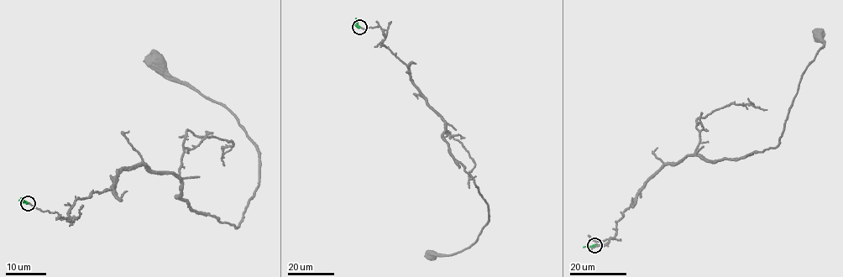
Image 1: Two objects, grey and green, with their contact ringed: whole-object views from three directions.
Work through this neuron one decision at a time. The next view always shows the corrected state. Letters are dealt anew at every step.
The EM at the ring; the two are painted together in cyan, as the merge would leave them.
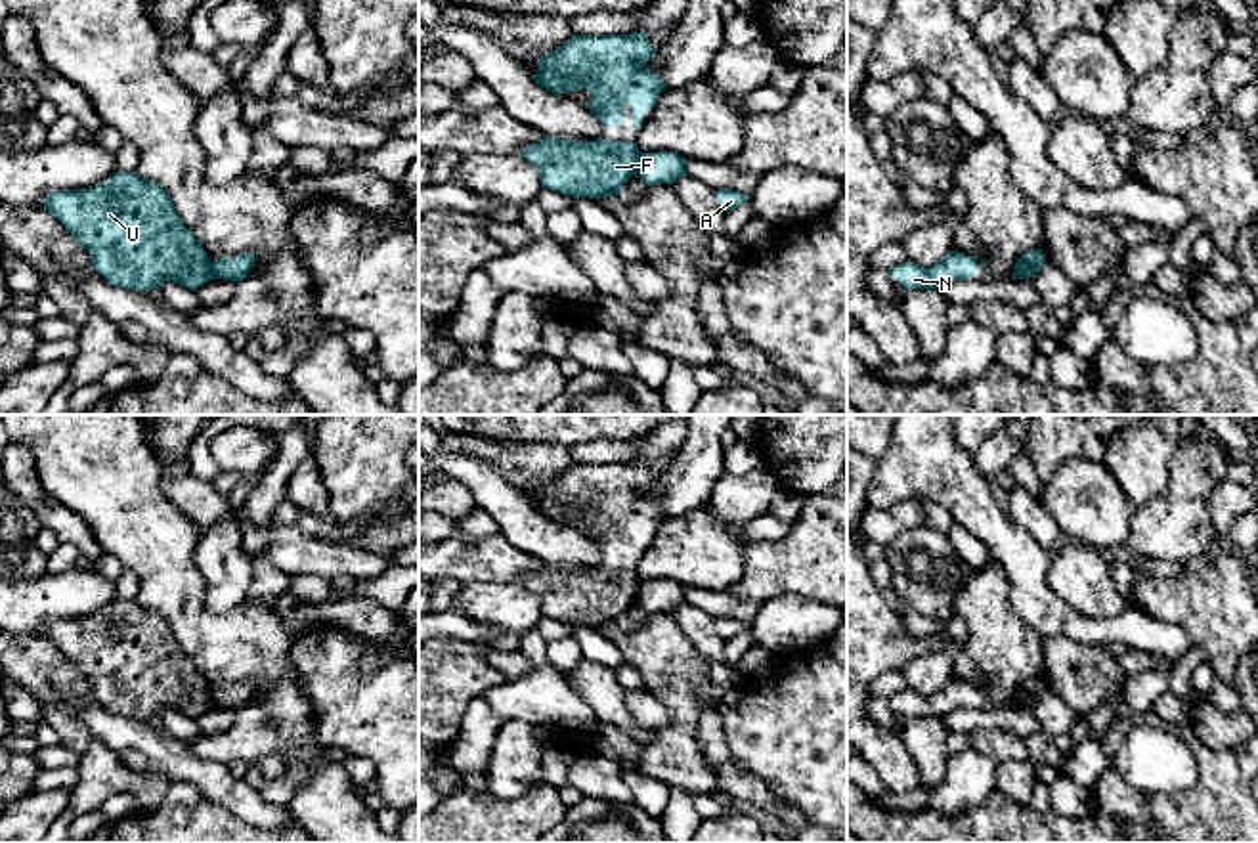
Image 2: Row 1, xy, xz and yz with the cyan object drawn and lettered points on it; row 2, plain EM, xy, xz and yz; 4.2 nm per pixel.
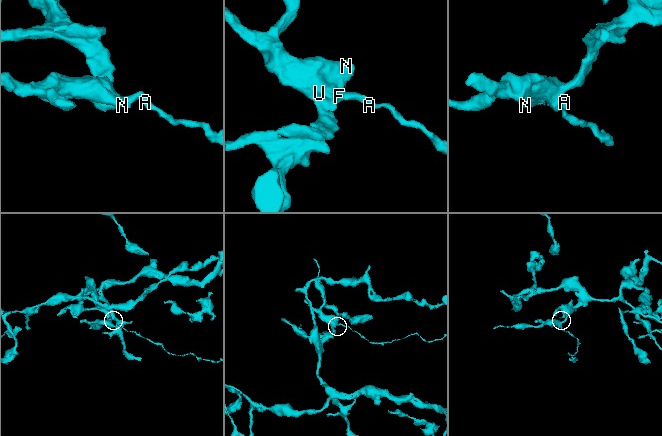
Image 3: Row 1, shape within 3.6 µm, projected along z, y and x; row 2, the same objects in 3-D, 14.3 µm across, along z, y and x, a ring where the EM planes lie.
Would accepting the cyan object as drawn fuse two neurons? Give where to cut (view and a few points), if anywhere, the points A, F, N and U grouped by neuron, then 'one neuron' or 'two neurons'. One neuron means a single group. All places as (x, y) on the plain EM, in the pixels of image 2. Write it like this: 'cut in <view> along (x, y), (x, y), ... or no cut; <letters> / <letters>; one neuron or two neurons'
cut in xz along (641, 582), (635, 603); A / F N U; two neurons

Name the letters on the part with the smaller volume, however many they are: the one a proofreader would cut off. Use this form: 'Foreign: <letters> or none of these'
Foreign: A

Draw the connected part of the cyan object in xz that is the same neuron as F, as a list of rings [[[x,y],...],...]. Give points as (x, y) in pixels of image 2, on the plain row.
[[[543,564],[539,572],[526,573],[522,585],[539,598],[541,616],[549,616],[574,627],[602,627],[618,623],[621,616],[637,604],[640,579],[637,570],[595,570],[556,568]]]

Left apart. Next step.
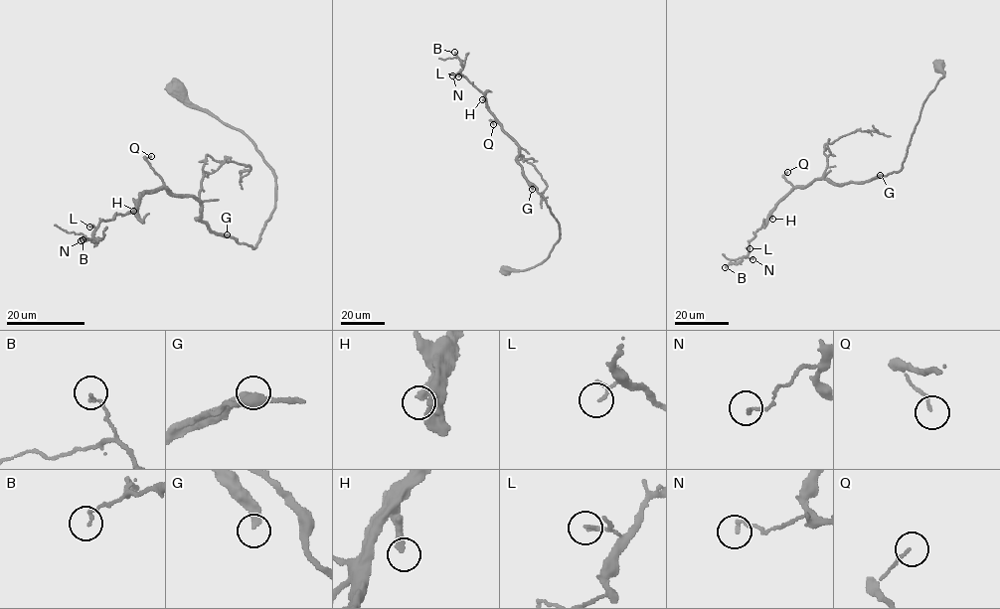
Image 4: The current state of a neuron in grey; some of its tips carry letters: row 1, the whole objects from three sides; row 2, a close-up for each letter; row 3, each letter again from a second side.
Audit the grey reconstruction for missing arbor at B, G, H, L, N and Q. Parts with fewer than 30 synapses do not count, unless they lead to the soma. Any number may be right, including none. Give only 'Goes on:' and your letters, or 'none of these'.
Goes on: G

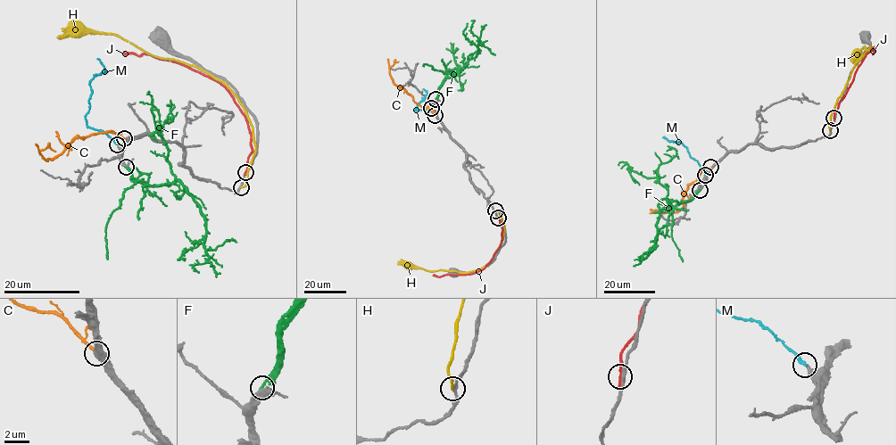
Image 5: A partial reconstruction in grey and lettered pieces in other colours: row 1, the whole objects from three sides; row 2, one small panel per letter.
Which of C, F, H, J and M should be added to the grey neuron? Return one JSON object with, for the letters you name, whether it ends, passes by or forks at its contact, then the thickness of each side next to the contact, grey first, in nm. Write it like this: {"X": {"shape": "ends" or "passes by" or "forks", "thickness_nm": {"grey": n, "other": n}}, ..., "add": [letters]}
{"C": {"shape": "ends", "thickness_nm": {"grey": 440, "other": 280}}, "F": {"shape": "ends", "thickness_nm": {"grey": 440, "other": 200}}, "add": ["C", "F"]}

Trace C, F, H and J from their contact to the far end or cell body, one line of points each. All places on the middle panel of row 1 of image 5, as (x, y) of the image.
C: (435, 115), (417, 103), (402, 86), (394, 83), (389, 67), (398, 61)
F: (435, 99), (446, 78), (453, 77), (478, 52), (479, 42), (470, 30), (474, 20), (471, 20)
H: (495, 211), (503, 224), (503, 236), (490, 261), (481, 268), (462, 273), (429, 271), (398, 261)
J: (498, 218), (501, 240), (482, 269), (469, 274), (433, 275)

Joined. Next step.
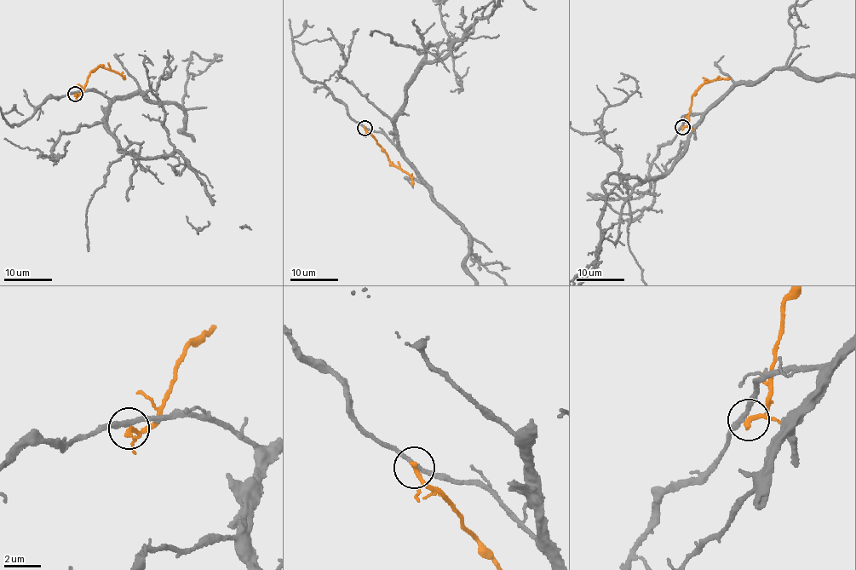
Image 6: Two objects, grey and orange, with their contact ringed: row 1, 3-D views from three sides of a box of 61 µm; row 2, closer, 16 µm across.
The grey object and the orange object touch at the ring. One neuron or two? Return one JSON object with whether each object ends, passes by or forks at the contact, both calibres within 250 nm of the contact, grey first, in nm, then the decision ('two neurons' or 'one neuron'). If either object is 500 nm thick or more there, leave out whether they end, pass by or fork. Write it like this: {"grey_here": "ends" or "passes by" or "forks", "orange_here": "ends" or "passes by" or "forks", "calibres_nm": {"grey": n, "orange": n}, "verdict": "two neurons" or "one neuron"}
{"grey_here": "passes by", "orange_here": "passes by", "calibres_nm": {"grey": 240, "orange": 240}, "verdict": "two neurons"}

